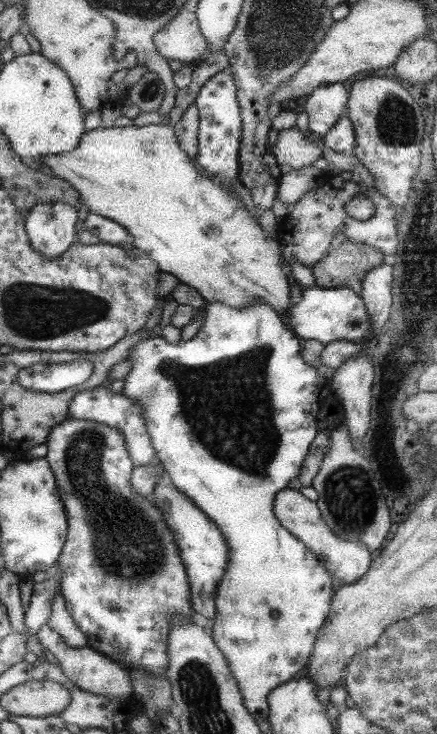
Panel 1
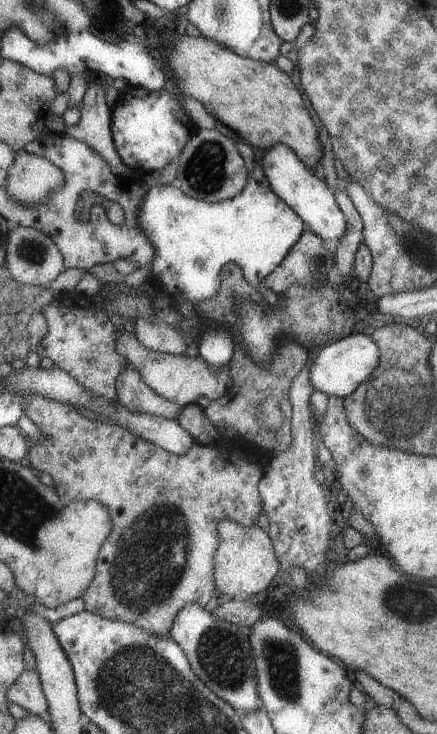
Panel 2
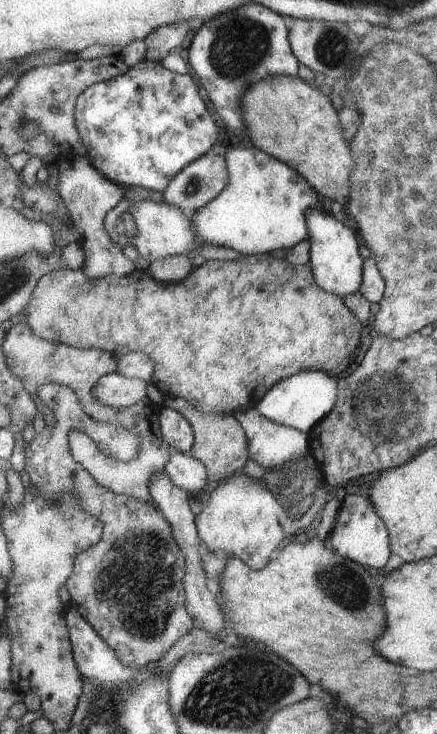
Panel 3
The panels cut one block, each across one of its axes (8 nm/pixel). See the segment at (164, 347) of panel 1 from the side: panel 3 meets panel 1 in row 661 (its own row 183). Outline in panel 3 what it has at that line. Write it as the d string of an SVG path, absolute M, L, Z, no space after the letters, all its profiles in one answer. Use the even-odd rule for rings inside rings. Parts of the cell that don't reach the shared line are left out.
M254 146L247 148L231 148L224 154L225 166L228 169L228 183L225 188L211 202L204 207L197 208L190 214L193 222L193 230L197 236L199 245L203 243L212 246L224 246L233 248L242 255L256 255L259 253L269 253L272 250L288 250L300 243L301 240L307 239L308 228L305 224L305 210L328 210L327 201L324 201L318 193L311 188L310 184L305 182L305 178L299 176L295 170L289 168L280 160L275 160L266 152Z

